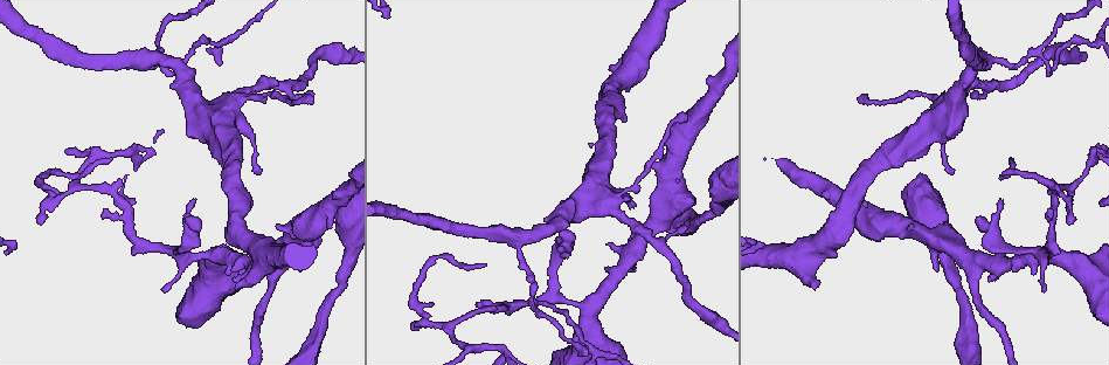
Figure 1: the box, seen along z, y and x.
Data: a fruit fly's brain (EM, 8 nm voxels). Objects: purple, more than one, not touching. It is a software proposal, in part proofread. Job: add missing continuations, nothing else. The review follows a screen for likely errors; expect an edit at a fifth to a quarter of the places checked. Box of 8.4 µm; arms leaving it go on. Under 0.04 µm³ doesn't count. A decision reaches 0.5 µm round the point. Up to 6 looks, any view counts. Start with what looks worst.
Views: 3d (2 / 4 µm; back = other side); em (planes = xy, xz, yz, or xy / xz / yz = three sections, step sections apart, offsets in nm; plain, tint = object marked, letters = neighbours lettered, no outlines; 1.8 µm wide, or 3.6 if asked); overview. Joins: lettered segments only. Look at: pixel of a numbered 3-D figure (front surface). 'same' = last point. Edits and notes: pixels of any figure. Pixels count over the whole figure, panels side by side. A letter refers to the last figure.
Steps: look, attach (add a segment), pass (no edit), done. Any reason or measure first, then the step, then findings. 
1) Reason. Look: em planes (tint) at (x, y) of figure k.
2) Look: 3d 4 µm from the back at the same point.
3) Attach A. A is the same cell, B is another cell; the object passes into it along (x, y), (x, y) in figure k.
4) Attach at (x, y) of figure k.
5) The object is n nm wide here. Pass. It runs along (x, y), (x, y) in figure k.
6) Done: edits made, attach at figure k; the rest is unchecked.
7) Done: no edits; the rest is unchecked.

Free end. Look: em planes (letters) at (194, 202) of figure 1.

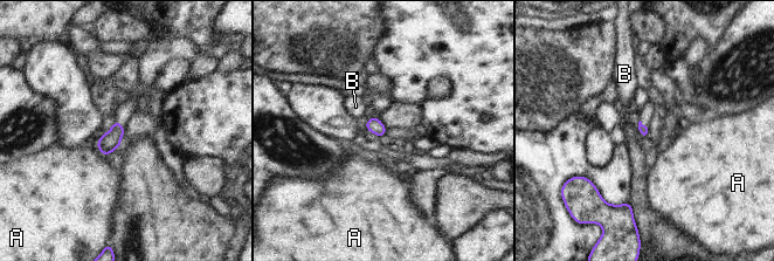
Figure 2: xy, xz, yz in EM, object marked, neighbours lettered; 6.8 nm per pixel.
Pass. A and B are other cells; none of them fits.

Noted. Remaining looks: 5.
Branch stops here. Look: 3d 2 µm at (973, 95) of figure 1.

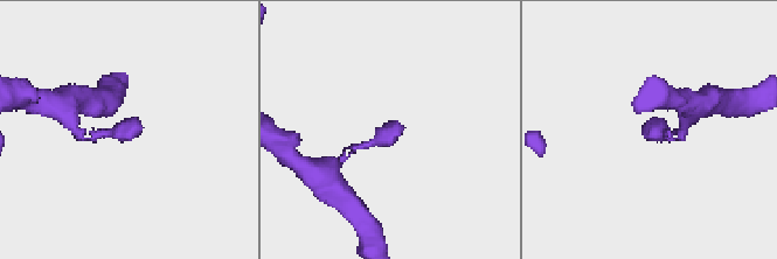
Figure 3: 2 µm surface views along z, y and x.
Look: em planes (letters) at (403, 130) of figure 3.

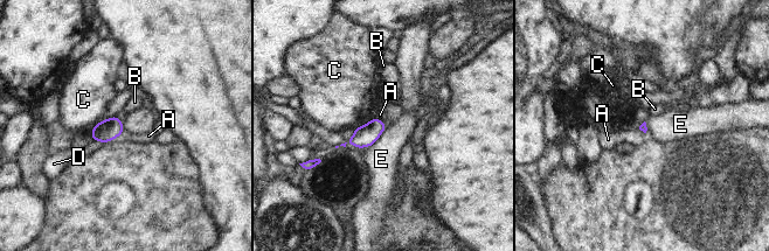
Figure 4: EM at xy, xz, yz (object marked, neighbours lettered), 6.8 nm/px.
Pass. A, B, C, D and E are other cells; a border runs along (387, 125), (382, 133), (368, 146) in figure 4; no lettered segment goes on from it.

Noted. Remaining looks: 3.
Look: 3d 2 µm at (236, 287) of figure 1.

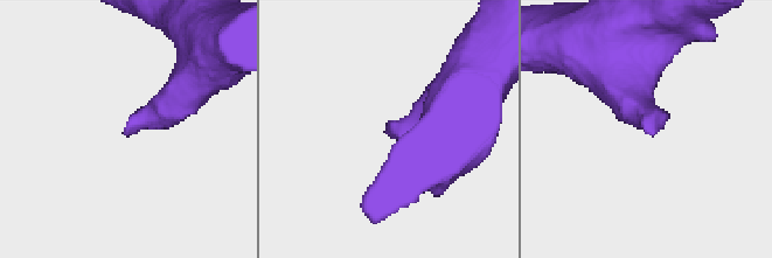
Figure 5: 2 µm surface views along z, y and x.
Look: em yz step 16 (letters) at (127, 130) of figure 5.

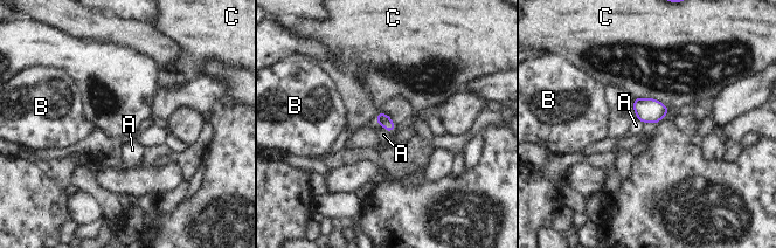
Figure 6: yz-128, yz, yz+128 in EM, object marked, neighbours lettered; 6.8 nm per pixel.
Pass. A, B and C are other cells; a border runs along (376, 121), (389, 132) in figure 6; no lettered segment goes on from it.

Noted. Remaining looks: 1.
Done: no edits; the rest is unchecked.

